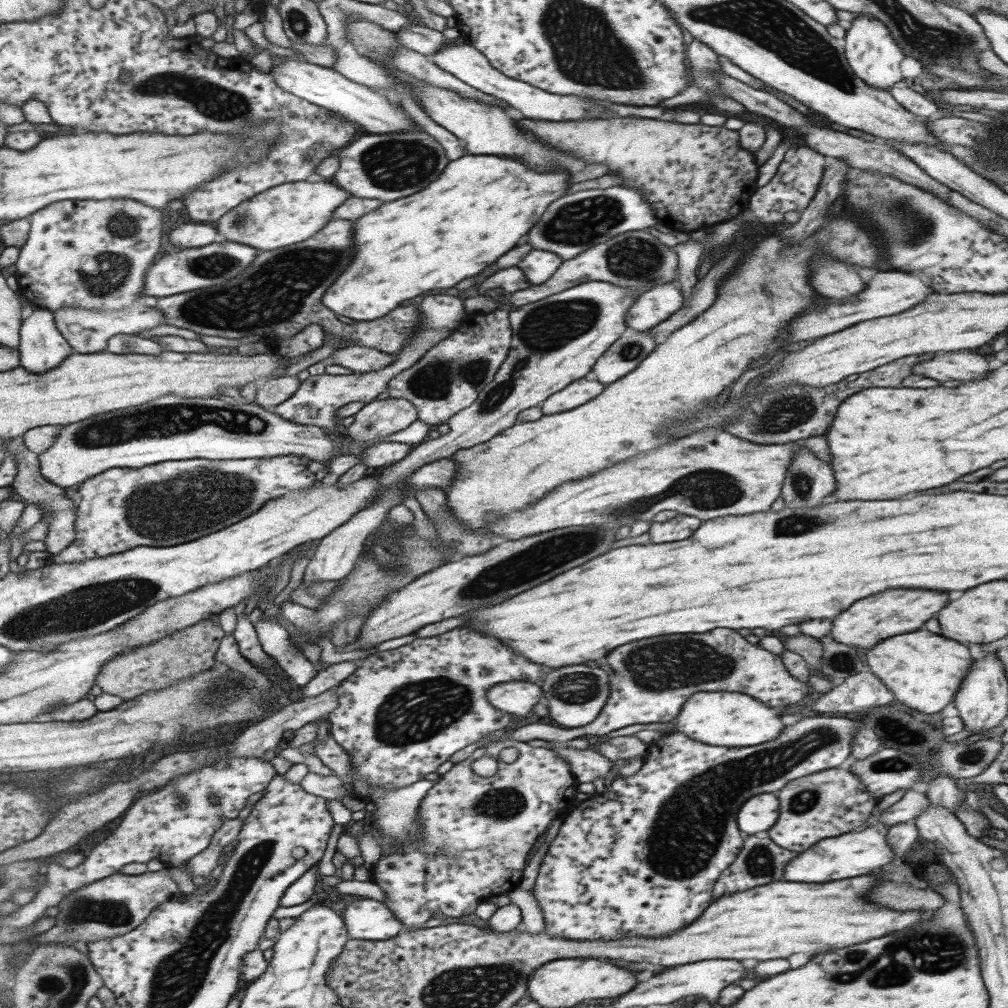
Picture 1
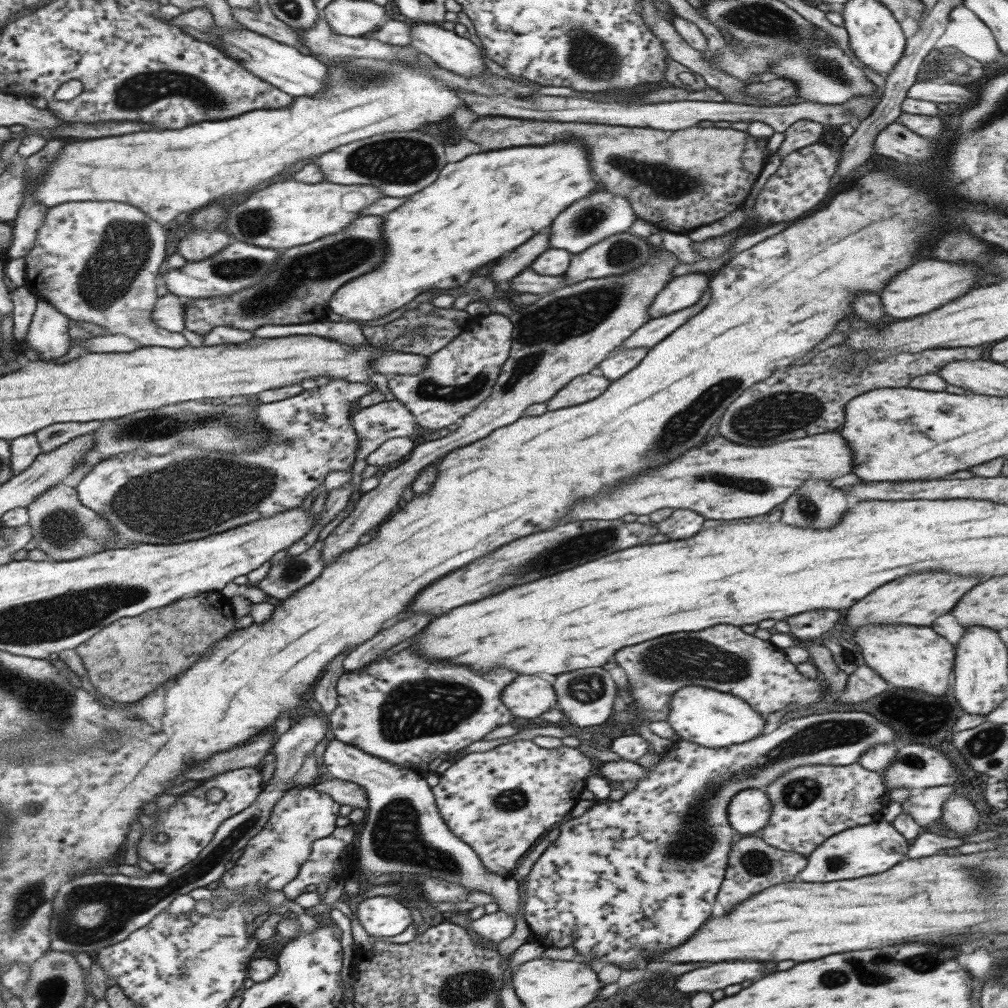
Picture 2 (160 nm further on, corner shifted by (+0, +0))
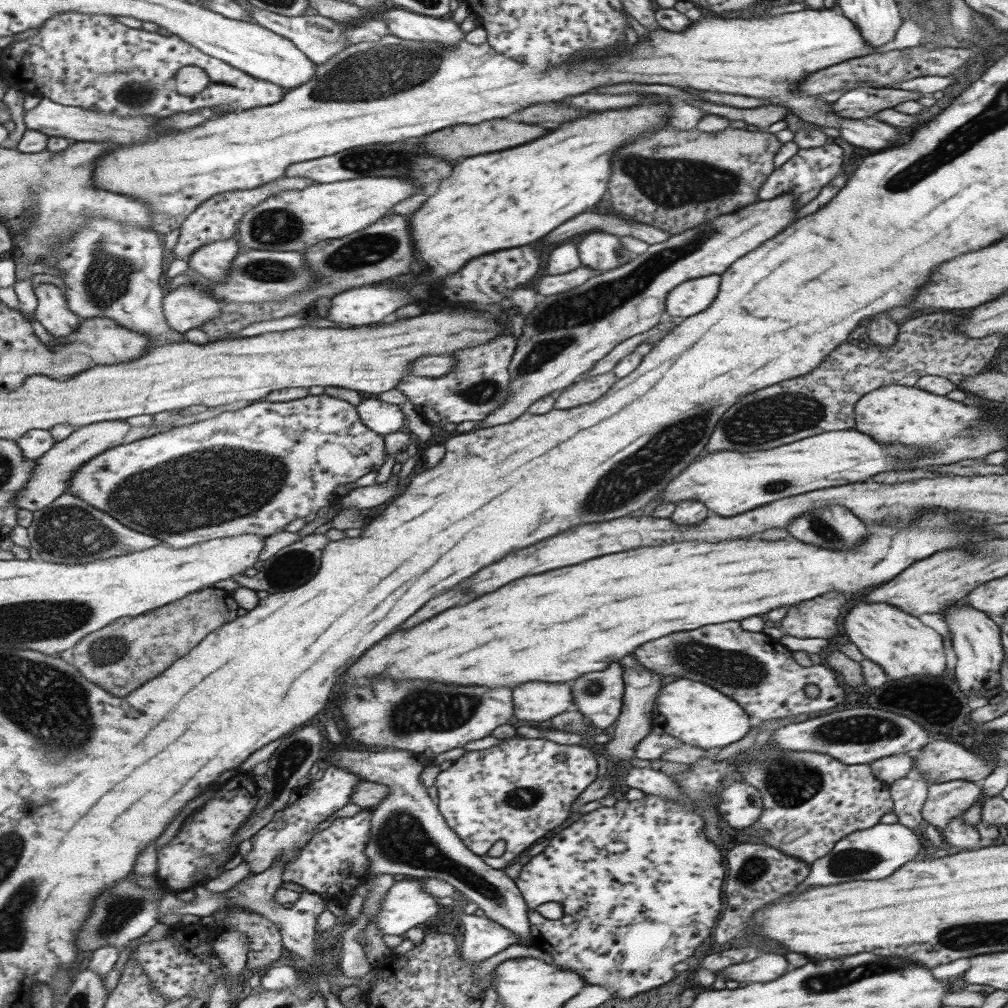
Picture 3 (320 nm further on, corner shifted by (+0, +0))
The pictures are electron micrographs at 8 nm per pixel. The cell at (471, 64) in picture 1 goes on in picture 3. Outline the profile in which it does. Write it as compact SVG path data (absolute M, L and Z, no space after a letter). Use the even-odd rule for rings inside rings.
M393 7L381 13L389 35L412 41L429 41L452 47L464 38L464 33L450 18L432 18L403 8Z

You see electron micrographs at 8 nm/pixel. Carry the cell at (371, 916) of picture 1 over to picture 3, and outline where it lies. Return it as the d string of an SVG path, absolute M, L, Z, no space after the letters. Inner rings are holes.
M420 879L394 881L384 894L382 908L374 916L377 930L383 934L404 934L409 928L424 923L439 910L436 898L423 891Z

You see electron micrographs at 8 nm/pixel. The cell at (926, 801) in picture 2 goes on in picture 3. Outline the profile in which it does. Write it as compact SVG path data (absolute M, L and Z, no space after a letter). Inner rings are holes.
M964 780L933 783L920 810L924 824L945 828L947 823L977 802L982 791L979 785Z

